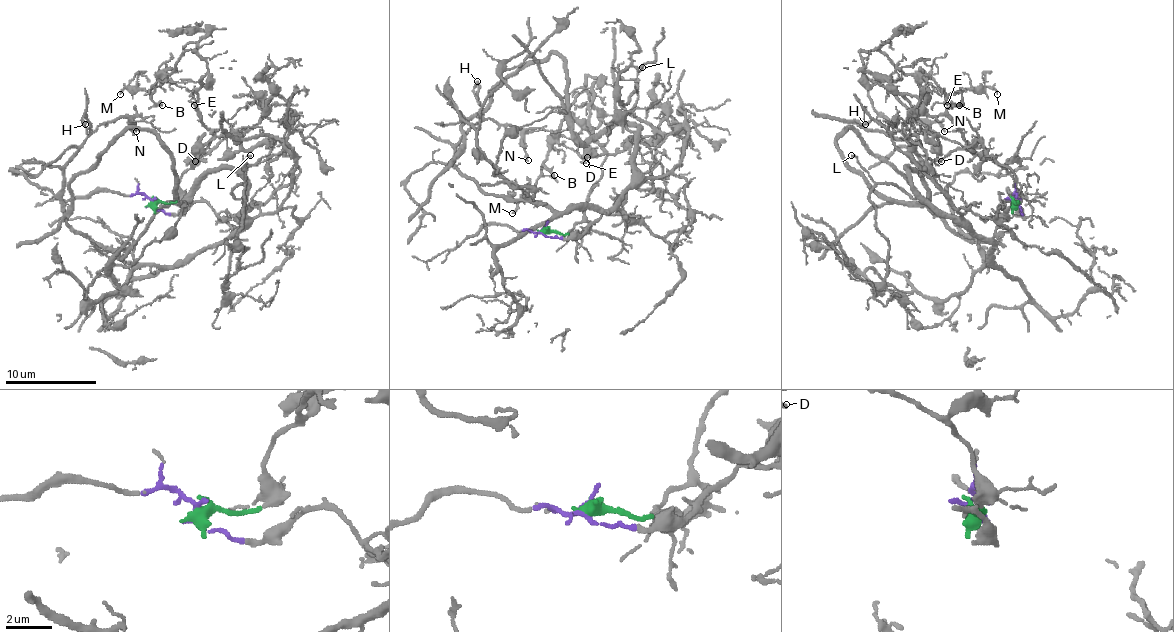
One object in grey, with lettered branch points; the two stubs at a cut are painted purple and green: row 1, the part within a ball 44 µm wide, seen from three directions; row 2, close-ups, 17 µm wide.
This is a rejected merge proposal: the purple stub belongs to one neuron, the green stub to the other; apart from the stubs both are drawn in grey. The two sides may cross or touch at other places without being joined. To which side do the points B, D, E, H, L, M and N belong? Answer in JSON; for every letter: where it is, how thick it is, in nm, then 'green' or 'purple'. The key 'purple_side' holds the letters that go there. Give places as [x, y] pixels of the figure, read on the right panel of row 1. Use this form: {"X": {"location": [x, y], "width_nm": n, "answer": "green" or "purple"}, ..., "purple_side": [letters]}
{"B": {"location": [959, 105], "width_nm": 130, "answer": "green"}, "D": {"location": [941, 161], "width_nm": 160, "answer": "green"}, "E": {"location": [947, 105], "width_nm": 140, "answer": "green"}, "H": {"location": [865, 124], "width_nm": 150, "answer": "purple"}, "L": {"location": [851, 155], "width_nm": 110, "answer": "purple"}, "M": {"location": [997, 94], "width_nm": 100, "answer": "green"}, "N": {"location": [944, 131], "width_nm": 150, "answer": "purple"}, "purple_side": ["H", "L", "N"]}

